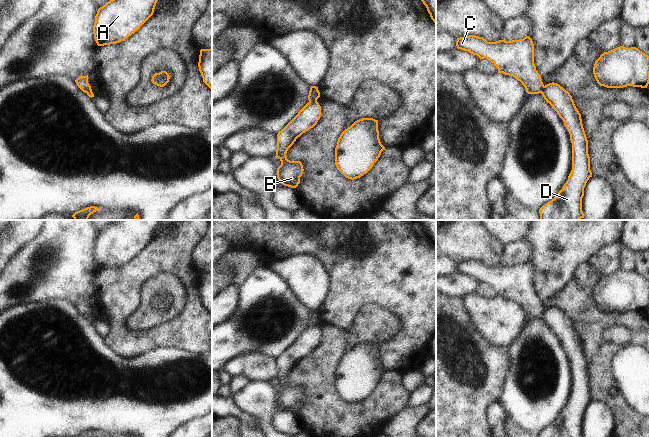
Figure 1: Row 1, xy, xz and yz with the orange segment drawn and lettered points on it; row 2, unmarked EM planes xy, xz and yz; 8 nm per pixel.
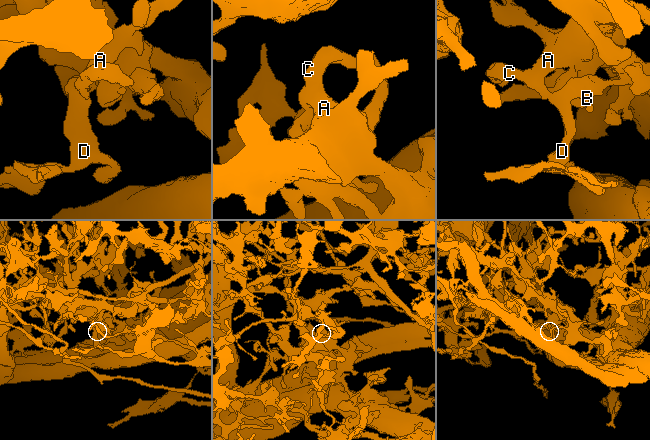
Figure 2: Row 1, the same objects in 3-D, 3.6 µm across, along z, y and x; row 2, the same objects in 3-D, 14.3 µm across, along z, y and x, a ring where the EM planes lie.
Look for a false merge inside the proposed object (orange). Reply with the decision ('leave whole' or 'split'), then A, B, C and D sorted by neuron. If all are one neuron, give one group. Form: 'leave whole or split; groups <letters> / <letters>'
split; groups A C / B D

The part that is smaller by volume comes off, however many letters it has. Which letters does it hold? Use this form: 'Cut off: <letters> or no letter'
Cut off: B, D

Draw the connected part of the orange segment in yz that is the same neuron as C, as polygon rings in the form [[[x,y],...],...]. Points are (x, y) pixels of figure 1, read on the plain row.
[[[469,259],[457,262],[458,273],[477,279],[480,283],[488,283],[498,293],[498,297],[513,300],[522,307],[528,318],[539,318],[544,308],[534,288],[534,268],[529,260],[519,264],[487,266],[483,261]]]

